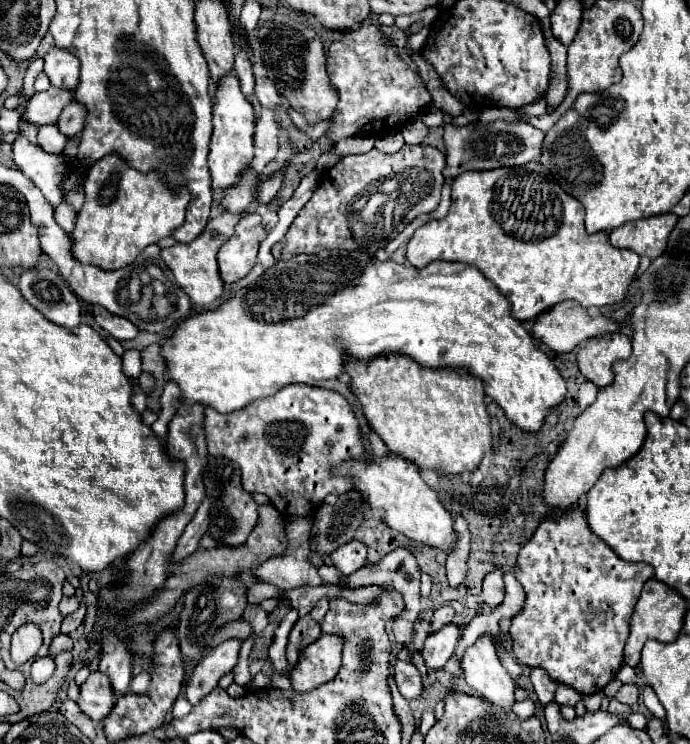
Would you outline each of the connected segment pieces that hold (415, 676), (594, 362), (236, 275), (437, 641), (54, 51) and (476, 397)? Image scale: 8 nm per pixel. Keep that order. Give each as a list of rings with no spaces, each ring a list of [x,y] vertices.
[[[401,660],[395,662],[395,682],[397,682],[399,692],[407,700],[417,700],[423,692],[421,672],[411,662],[401,662]]]
[[[601,334],[589,338],[577,352],[581,374],[599,388],[613,382],[613,362],[631,356],[631,340],[625,334]]]
[[[257,212],[241,218],[241,222],[235,226],[235,234],[221,246],[217,254],[225,284],[233,284],[251,272],[251,268],[257,264],[259,242],[265,236],[267,230]]]
[[[449,624],[441,628],[441,632],[433,632],[427,638],[423,652],[421,652],[427,668],[433,668],[433,670],[443,668],[445,662],[451,658],[459,638],[461,638],[461,626],[457,624]]]
[[[53,46],[45,54],[45,74],[51,78],[53,86],[75,88],[79,84],[81,62],[69,50],[61,50]]]
[[[385,354],[367,362],[349,360],[345,364],[345,370],[351,376],[351,388],[361,402],[369,426],[389,446],[393,454],[411,460],[425,470],[463,474],[463,472],[475,472],[481,466],[483,456],[493,452],[495,440],[489,434],[491,418],[485,406],[483,382],[473,378],[467,370],[419,368],[419,364],[413,362],[409,356],[399,354]]]

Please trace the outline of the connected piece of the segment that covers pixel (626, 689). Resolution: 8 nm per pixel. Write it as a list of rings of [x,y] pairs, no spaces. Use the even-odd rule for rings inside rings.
[[[625,684],[621,686],[621,690],[615,694],[615,698],[627,706],[633,706],[637,704],[637,698],[639,698],[639,688],[635,684]]]

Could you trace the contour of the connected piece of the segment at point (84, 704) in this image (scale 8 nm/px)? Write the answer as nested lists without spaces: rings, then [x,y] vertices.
[[[91,672],[87,682],[81,686],[81,698],[77,700],[79,708],[95,722],[103,720],[115,706],[115,692],[109,678],[101,672]]]

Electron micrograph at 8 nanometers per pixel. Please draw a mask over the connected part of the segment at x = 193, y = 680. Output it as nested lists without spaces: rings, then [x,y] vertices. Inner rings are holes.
[[[229,638],[217,648],[211,648],[209,654],[195,666],[187,688],[185,688],[185,698],[191,704],[197,704],[205,694],[209,694],[217,682],[233,670],[237,664],[237,654],[241,650],[243,640],[239,638]]]

